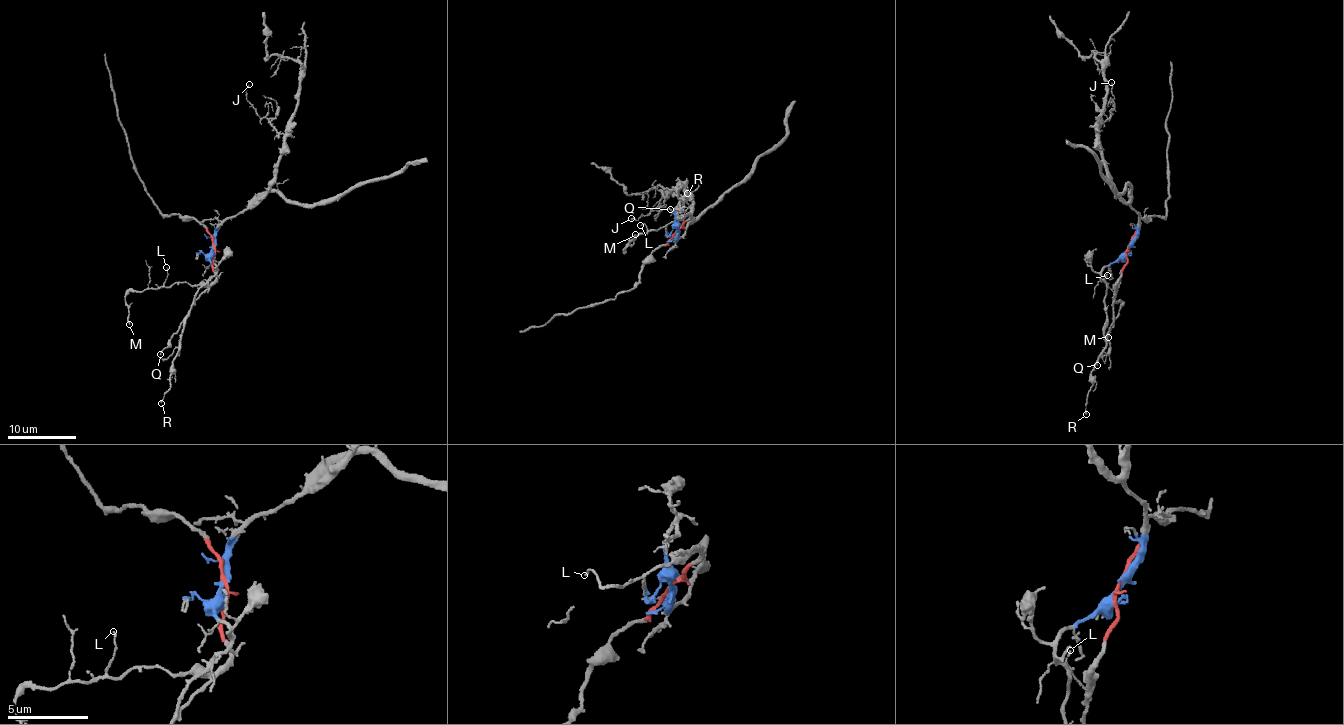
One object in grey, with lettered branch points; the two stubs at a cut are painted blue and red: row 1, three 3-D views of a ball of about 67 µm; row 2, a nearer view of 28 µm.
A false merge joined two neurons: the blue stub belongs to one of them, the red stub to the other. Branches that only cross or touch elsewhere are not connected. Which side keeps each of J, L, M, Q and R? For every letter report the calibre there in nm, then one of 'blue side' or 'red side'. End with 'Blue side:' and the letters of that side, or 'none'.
J: 100 nm | blue side
L: 80 nm | red side
M: 140 nm | red side
Q: 110 nm | red side
R: 120 nm | blue side
Blue side: J, R

